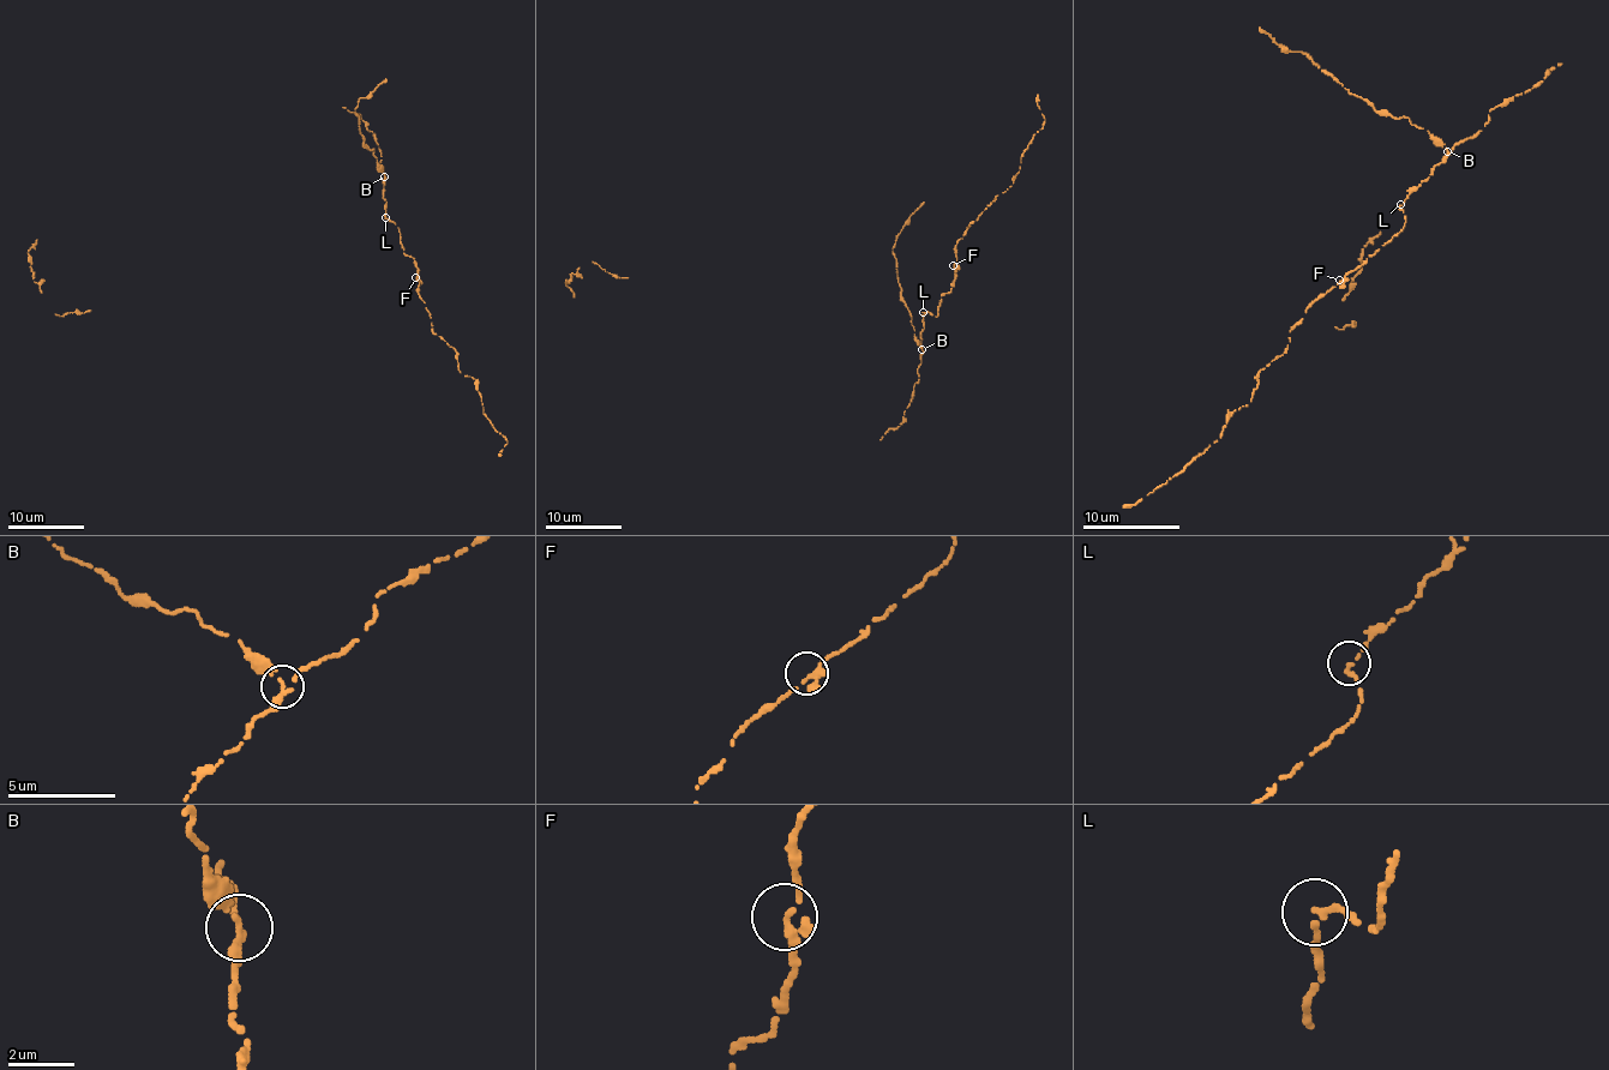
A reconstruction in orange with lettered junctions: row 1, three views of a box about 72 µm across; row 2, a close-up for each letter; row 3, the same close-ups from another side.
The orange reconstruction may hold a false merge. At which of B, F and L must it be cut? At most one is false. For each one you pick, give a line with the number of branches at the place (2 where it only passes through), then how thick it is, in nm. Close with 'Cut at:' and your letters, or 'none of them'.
B: Branches: 3. Thickness 190 nm
Cut at: B

